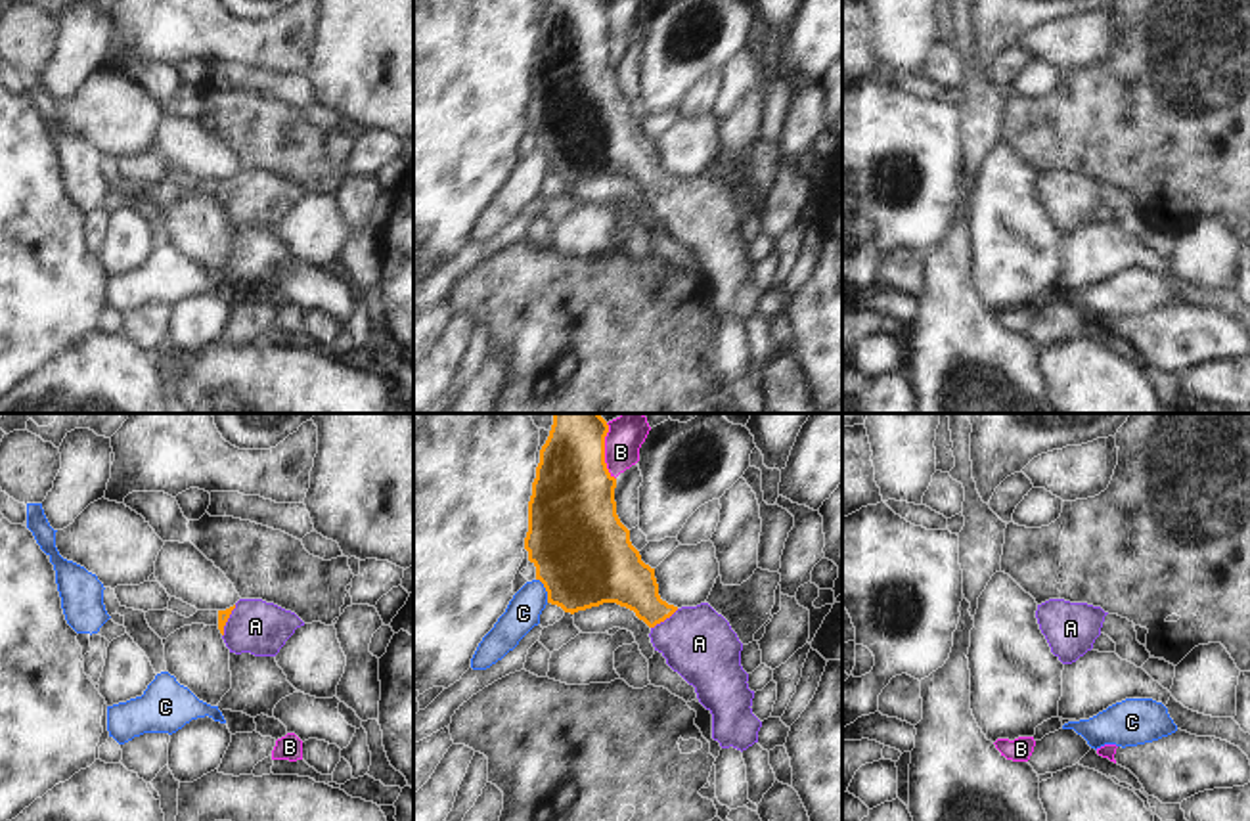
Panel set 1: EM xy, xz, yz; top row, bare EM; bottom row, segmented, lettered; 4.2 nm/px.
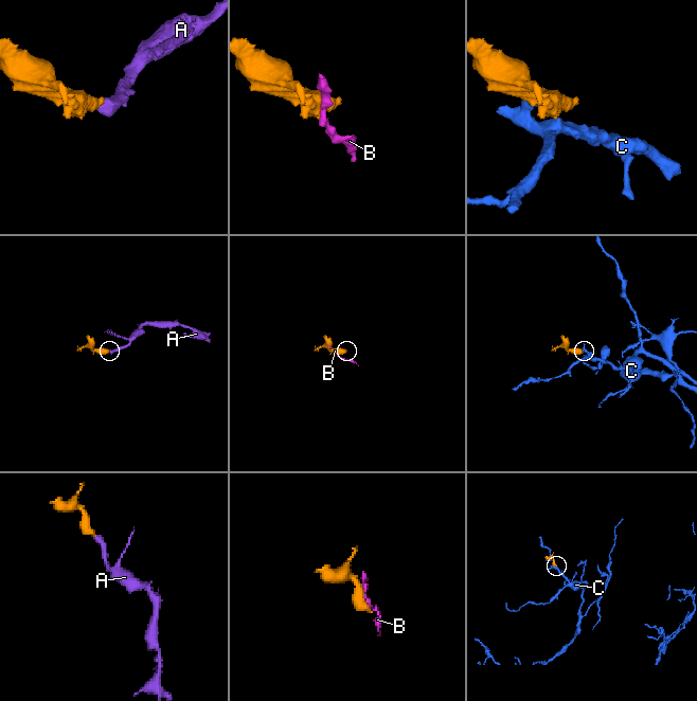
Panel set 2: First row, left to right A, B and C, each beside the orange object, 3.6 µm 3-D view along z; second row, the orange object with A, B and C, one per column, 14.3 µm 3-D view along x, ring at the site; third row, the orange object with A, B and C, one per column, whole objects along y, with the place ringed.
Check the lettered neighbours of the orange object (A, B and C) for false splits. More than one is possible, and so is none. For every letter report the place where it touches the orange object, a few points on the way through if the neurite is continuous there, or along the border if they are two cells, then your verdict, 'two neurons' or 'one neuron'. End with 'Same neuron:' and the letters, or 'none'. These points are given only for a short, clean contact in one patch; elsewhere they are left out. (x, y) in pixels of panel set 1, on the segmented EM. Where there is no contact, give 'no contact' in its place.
A: xy (226, 621) | across xy (223, 615), (226, 621), (255, 626) | one neuron
B: xz (603, 452) | along xz (605, 423), (605, 467), (615, 479) | two neurons
C: xz (546, 590) | along xz (536, 578), (548, 601) | two neurons
Same neuron: A

